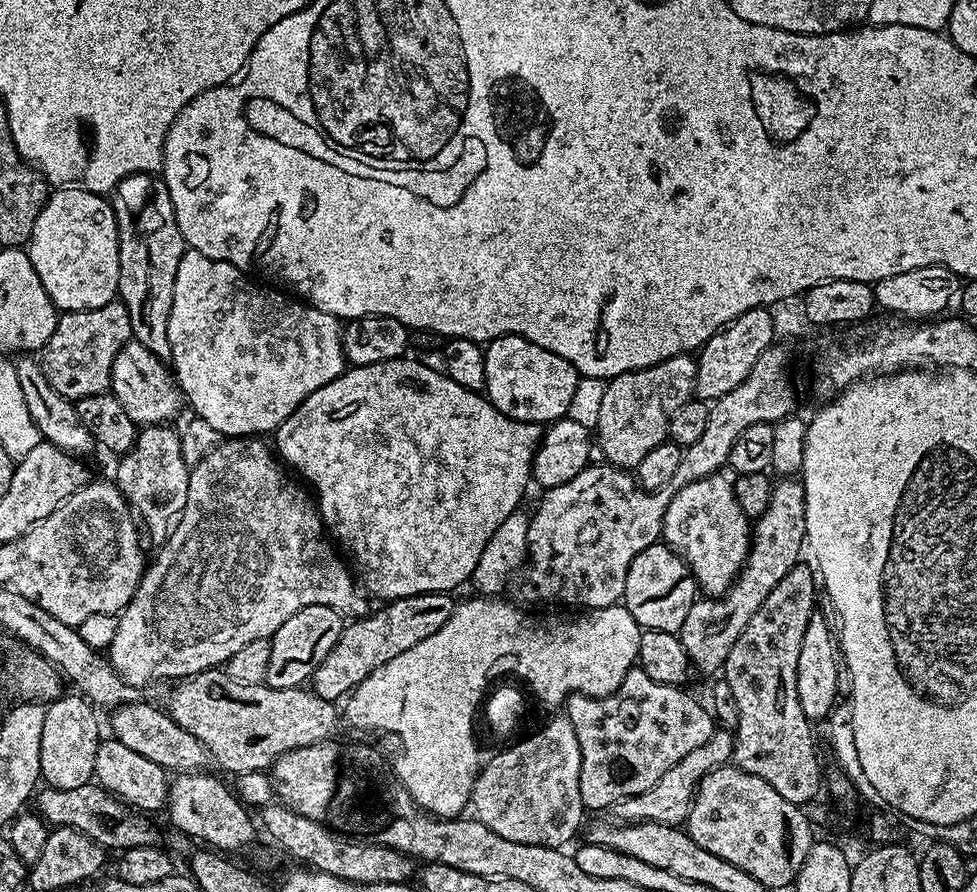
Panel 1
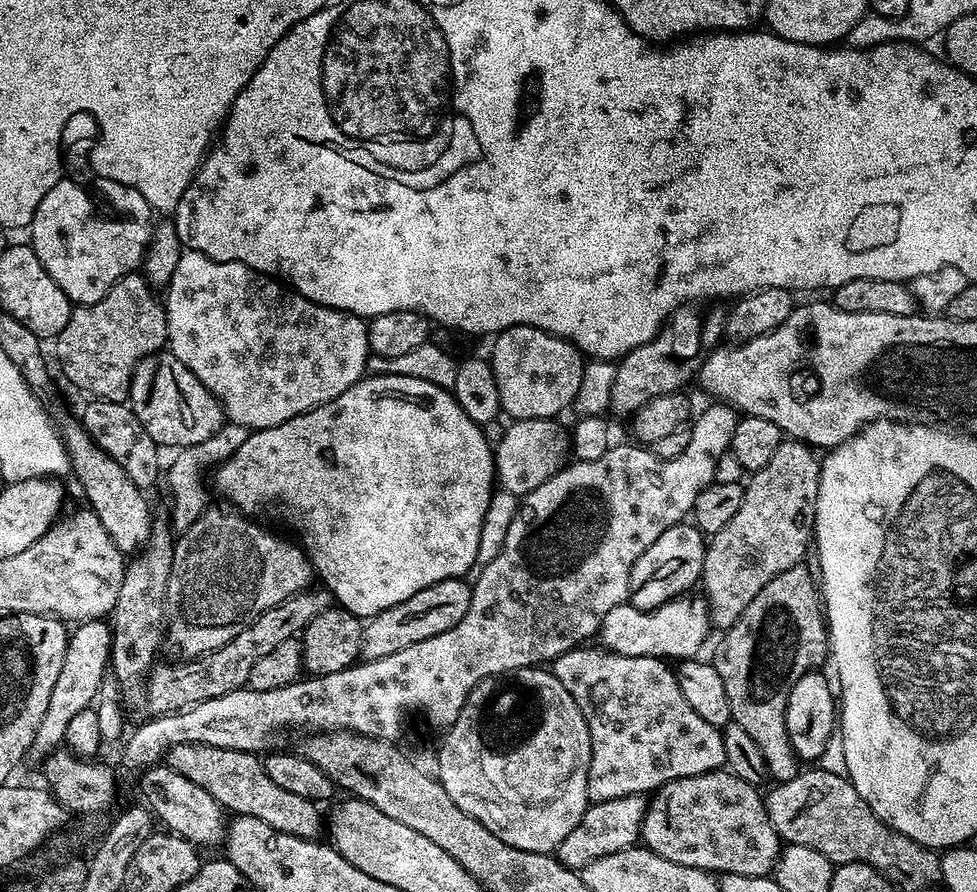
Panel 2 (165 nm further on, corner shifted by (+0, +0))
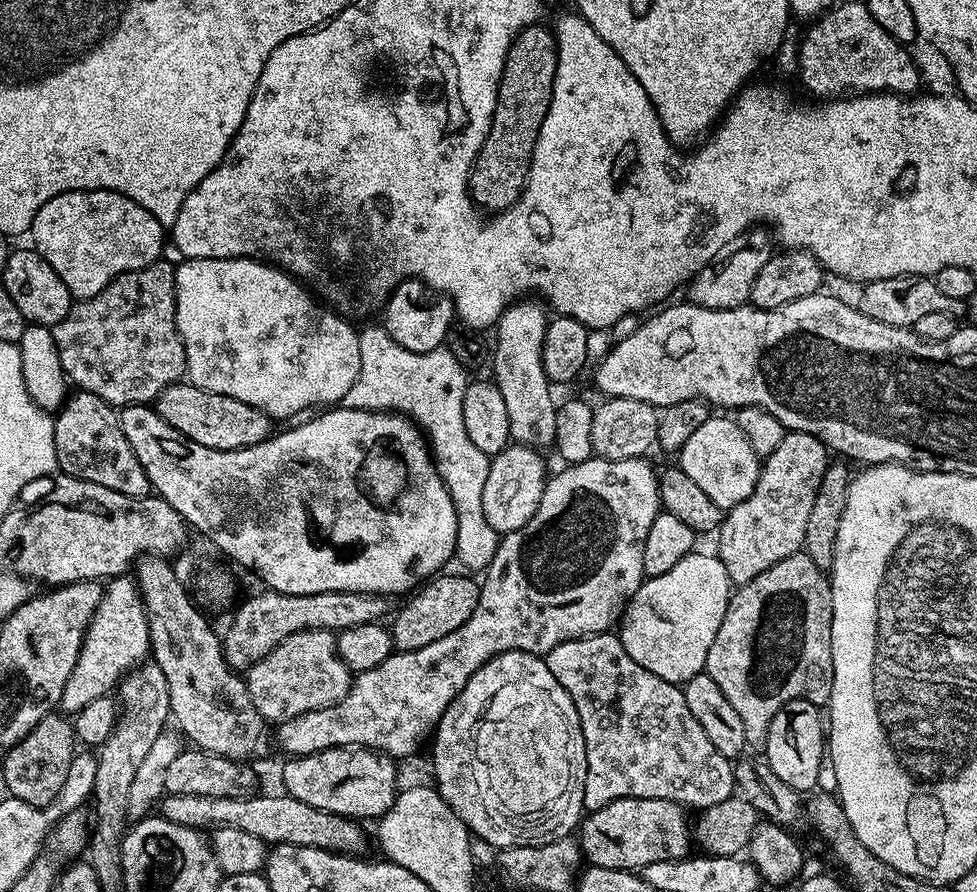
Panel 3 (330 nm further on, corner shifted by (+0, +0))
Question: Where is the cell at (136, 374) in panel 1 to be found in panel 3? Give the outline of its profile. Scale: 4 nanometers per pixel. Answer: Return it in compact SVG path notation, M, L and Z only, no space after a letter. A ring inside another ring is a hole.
M177 382L162 389L154 401L154 407L156 413L171 428L178 430L185 440L193 440L198 442L198 446L214 450L251 448L274 432L273 417L267 416L261 409L246 406L246 402L238 402L229 396L207 392L187 382Z

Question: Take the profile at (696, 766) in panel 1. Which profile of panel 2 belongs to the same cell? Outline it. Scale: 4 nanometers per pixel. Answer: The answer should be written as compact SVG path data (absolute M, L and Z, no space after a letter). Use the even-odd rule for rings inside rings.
M638 794L608 799L606 802L596 804L591 803L578 824L559 844L556 851L558 861L568 868L579 870L596 858L633 847L639 841L647 801L645 795Z

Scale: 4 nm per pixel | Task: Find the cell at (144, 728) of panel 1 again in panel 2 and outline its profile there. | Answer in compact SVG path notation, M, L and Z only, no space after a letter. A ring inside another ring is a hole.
M179 744L170 749L166 757L166 763L182 778L190 778L194 786L202 786L210 798L214 798L220 803L225 813L238 816L249 816L259 818L261 822L266 822L266 826L274 826L282 834L297 836L303 840L316 840L319 832L322 832L322 816L317 801L307 800L298 794L290 794L290 790L282 790L271 780L270 774L266 774L263 759L257 753L243 752L242 750L222 750L218 746L206 746L205 744Z

